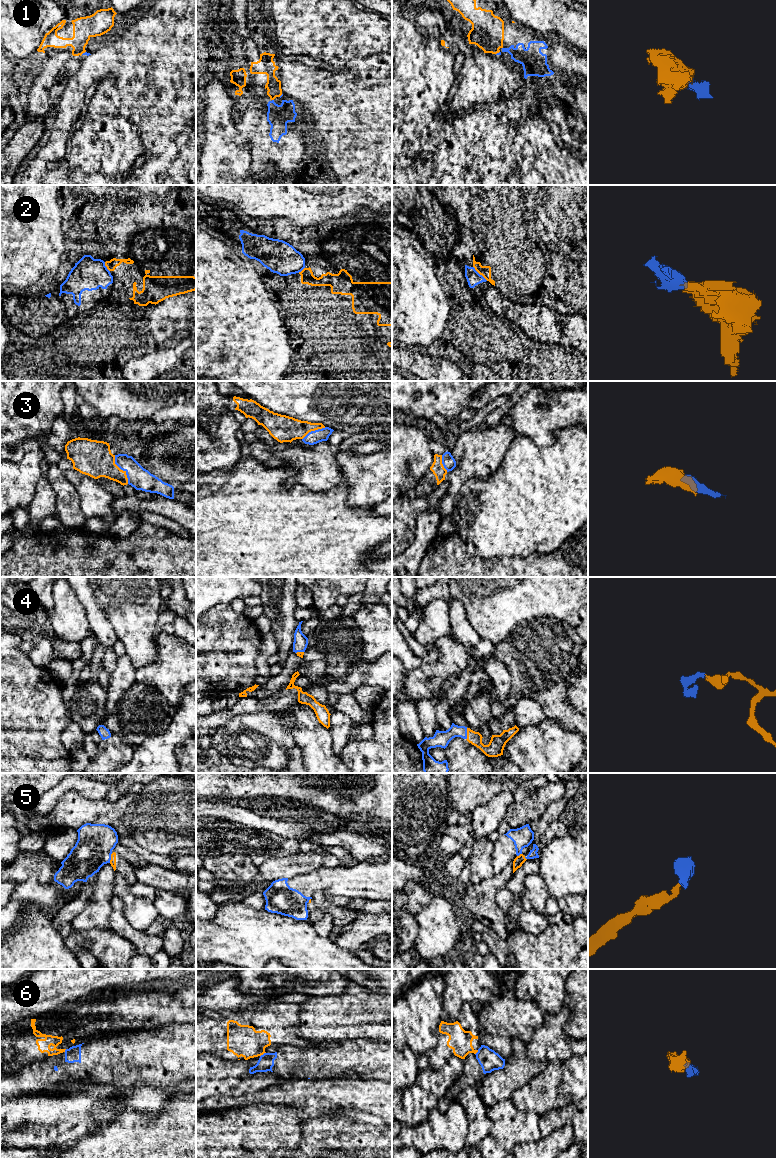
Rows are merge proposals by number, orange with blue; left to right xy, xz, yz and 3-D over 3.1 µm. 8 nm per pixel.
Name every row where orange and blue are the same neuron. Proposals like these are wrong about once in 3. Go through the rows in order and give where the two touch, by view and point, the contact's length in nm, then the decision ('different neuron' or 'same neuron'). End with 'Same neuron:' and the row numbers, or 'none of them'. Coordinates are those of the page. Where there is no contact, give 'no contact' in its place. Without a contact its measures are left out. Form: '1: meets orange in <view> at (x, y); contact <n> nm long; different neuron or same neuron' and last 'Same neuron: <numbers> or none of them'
1: meets orange in xy at (83, 52); contact 50 nm long; same neuron
2: meets orange in yz at (480, 274); contact 170 nm long; different neuron
3: meets orange in xy at (122, 470); contact 260 nm long; same neuron
4: meets orange in yz at (467, 734); contact 100 nm long; same neuron
5: meets orange in xy at (111, 858); contact 80 nm long; different neuron
6: meets orange in xz at (262, 1054); contact 60 nm long; different neuron
Same neuron: 1, 3, 4

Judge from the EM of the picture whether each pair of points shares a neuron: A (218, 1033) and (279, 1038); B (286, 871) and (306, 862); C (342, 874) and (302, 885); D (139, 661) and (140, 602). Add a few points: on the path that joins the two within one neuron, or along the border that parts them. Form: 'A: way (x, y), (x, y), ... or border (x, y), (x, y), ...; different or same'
A: way (233, 1037), (264, 1037); same
B: way (291, 866), (301, 863); same
C: way (332, 880), (312, 882); same
D: way (139, 646), (139, 617); same

